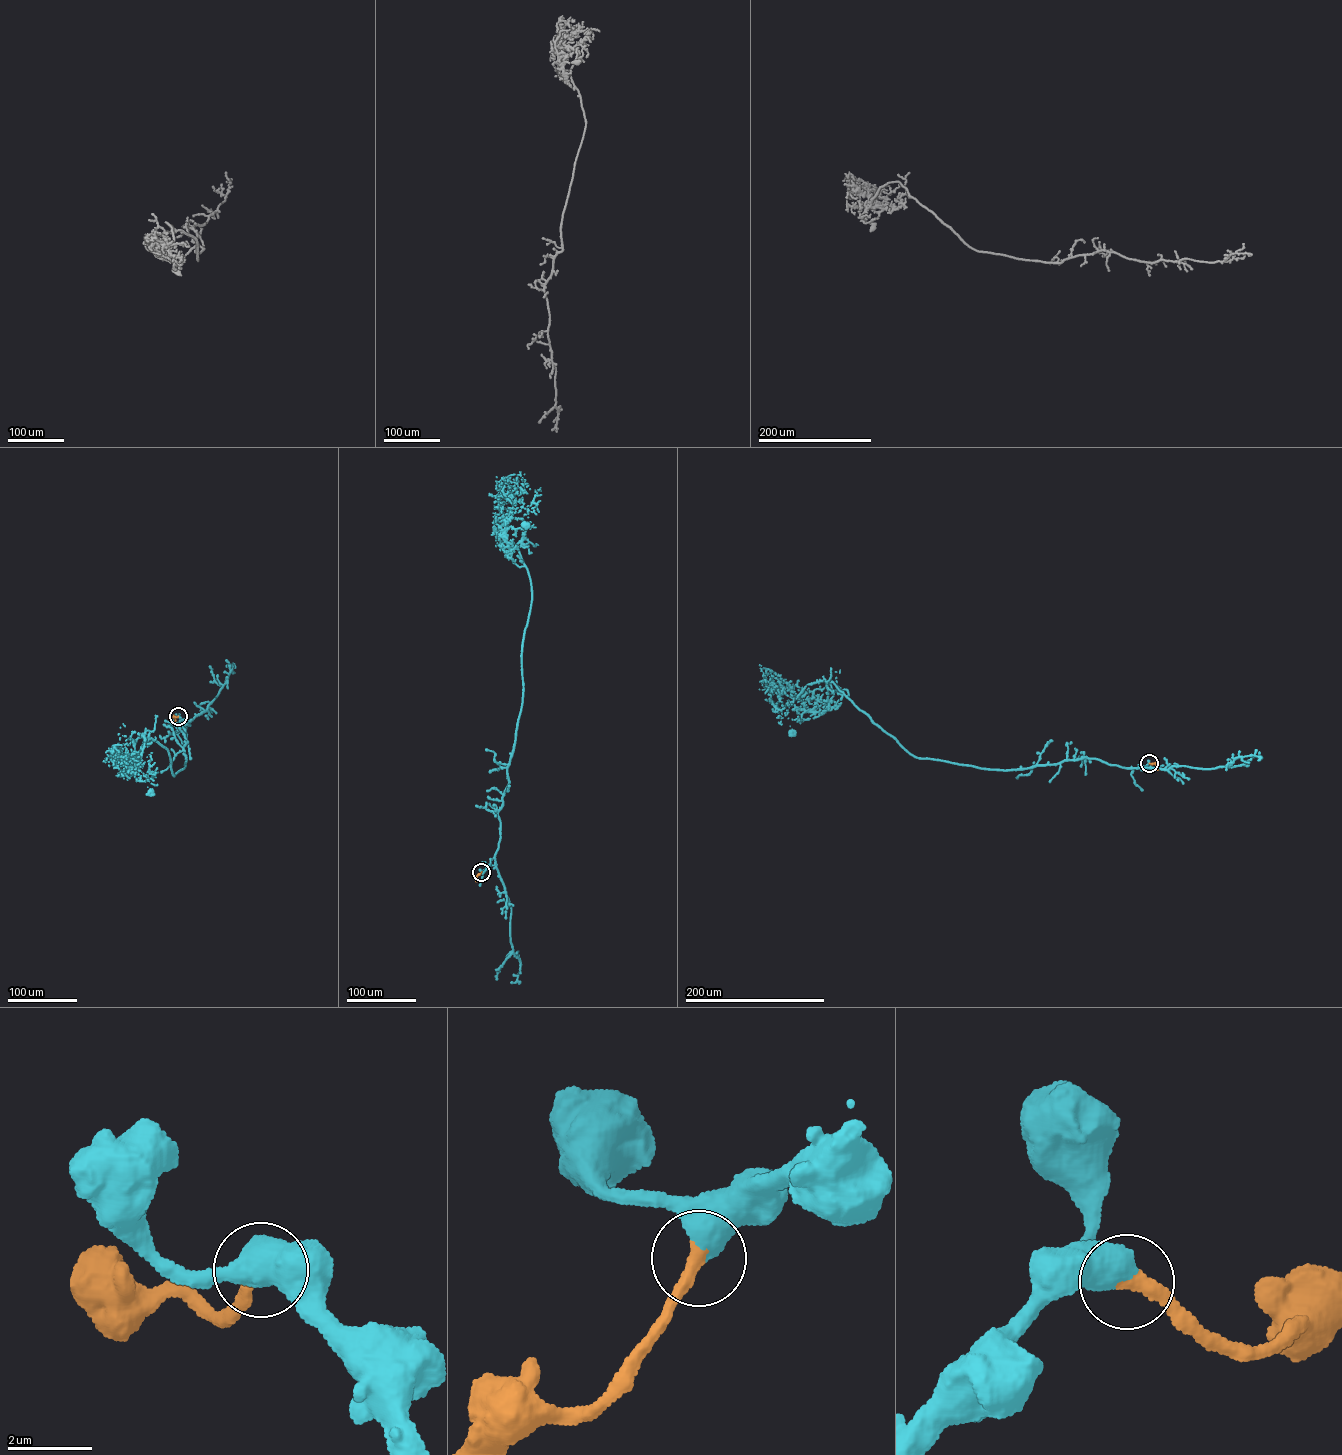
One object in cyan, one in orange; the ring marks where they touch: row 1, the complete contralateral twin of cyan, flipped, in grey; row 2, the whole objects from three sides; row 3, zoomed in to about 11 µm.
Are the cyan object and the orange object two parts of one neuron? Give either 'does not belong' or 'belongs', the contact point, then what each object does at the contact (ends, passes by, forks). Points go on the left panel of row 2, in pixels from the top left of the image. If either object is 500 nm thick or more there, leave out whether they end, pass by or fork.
belongs; at (178, 716)

